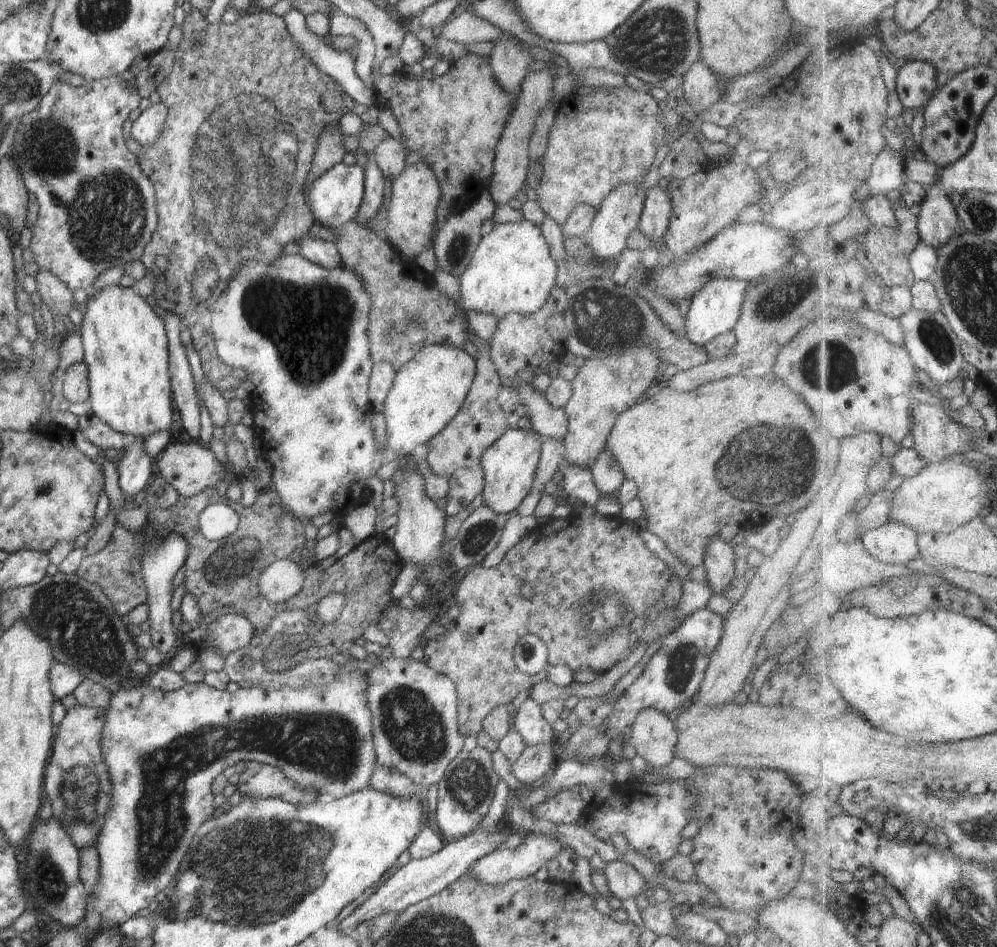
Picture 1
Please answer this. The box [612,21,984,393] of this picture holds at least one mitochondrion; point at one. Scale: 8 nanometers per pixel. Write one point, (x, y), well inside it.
(782, 303)

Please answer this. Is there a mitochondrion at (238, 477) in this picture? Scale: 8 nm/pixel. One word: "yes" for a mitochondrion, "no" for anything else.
no

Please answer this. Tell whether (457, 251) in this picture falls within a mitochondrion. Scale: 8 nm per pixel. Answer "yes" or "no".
yes

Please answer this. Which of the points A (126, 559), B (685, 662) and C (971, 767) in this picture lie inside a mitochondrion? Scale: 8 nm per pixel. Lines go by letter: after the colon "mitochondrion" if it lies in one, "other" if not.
A: other
B: mitochondrion
C: other

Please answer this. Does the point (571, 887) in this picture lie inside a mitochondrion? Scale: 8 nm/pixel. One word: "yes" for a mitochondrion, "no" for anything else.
no

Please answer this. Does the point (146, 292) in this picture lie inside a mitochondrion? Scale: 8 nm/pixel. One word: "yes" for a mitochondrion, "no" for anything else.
no

